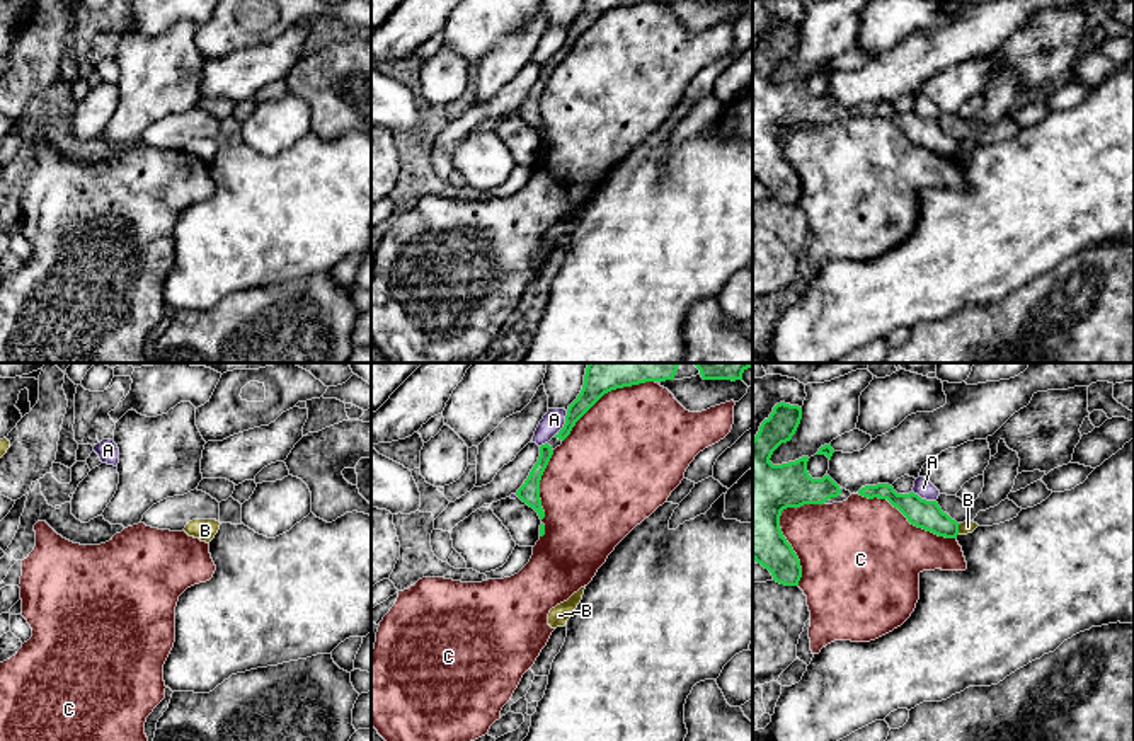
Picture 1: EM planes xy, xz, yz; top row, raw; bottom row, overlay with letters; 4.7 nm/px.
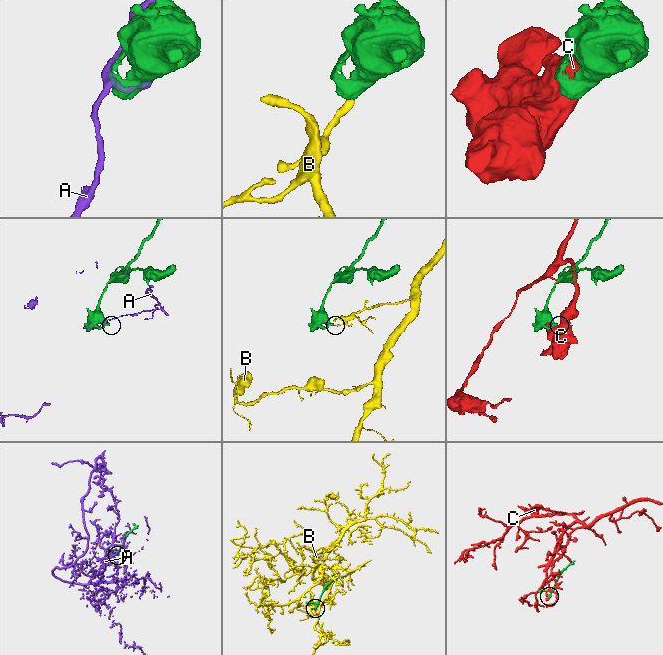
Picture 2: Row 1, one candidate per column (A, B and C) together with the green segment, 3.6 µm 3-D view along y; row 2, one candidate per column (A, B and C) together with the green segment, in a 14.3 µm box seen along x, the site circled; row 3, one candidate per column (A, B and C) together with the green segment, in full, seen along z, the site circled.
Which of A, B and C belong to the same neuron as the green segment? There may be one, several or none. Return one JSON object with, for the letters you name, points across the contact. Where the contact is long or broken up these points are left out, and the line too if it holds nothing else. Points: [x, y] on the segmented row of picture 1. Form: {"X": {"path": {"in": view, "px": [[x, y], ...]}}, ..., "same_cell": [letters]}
{"same_cell": []}

